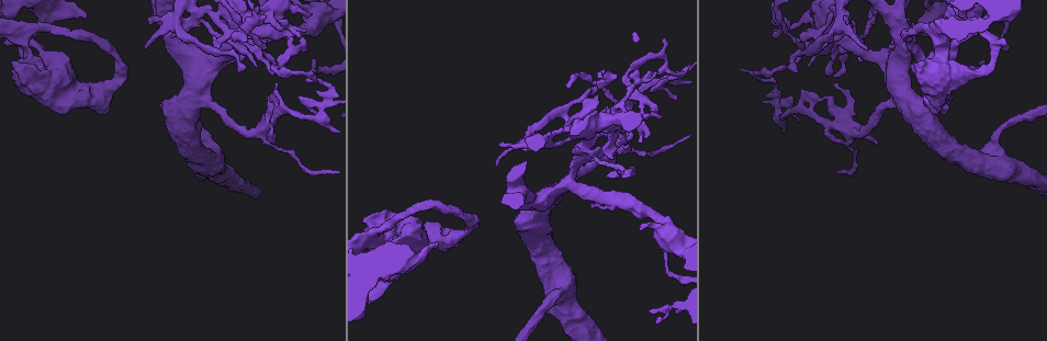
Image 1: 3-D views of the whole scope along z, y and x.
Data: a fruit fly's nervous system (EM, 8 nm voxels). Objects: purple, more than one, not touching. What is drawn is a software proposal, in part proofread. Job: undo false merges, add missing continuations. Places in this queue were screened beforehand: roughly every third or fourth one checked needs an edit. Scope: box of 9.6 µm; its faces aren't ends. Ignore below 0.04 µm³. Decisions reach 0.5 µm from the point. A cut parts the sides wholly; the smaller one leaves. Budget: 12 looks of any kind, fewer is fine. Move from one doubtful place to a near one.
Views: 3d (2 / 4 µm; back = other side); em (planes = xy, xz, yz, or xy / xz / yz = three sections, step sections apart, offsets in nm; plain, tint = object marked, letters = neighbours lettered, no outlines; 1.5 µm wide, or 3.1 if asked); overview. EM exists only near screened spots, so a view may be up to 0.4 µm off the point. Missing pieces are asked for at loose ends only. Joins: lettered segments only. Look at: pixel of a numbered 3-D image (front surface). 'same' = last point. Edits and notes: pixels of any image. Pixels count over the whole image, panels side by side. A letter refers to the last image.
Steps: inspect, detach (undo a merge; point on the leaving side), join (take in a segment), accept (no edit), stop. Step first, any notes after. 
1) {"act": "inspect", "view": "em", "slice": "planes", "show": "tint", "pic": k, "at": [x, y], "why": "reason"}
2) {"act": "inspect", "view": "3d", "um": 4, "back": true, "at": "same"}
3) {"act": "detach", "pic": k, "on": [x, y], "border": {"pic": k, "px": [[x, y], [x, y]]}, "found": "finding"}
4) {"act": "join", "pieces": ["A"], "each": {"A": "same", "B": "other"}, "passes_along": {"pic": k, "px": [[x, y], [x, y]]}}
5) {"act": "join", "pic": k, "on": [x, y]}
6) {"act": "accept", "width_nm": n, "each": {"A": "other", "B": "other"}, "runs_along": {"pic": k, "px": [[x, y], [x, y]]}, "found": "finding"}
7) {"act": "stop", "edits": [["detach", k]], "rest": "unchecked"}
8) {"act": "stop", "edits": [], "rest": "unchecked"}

{"act": "inspect", "view": "3d", "um": 4, "pic": 1, "at": [663, 116], "why": "free end"}

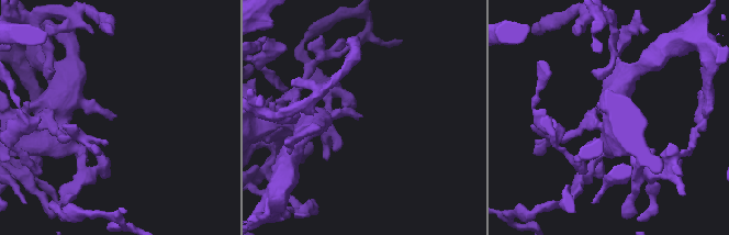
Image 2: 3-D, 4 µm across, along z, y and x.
{"act": "inspect", "view": "em", "slice": "planes", "show": "tint", "pic": 2, "at": [360, 114], "why": "shape alone is not enough"}

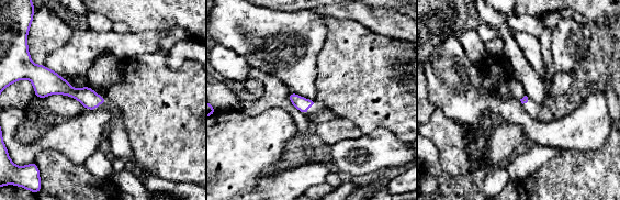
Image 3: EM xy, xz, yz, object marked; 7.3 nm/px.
{"act": "inspect", "view": "em", "slice": "planes", "show": "letters", "at": "same"}

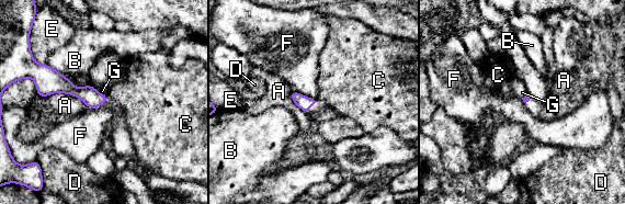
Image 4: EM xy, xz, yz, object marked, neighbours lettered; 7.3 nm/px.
{"act": "accept", "each": {"A": "other", "B": "other", "C": "other", "D": "other", "E": "other", "F": "other", "G": "other"}, "found": "none of them fits"}

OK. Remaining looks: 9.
{"act": "inspect", "view": "em", "slice": "planes", "show": "letters", "pic": 1, "at": [801, 118], "why": "thin end"}

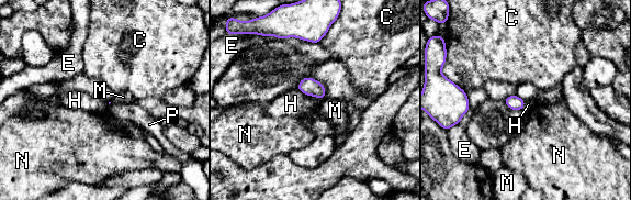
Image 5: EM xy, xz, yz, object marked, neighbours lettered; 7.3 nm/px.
{"act": "accept", "each": {"C": "other", "E": "other", "H": "other", "M": "other", "N": "other", "P": "other"}, "found": "none of them fits"}

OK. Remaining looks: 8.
{"act": "inspect", "view": "em", "slice": "planes", "show": "letters", "pic": 1, "at": [86, 18], "why": "an open end"}

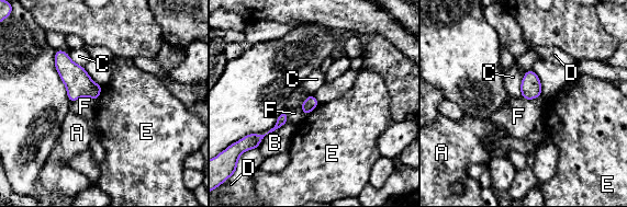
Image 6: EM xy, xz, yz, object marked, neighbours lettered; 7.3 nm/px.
{"act": "accept", "longest_contact_nm": ["B", 300], "each": {"A": "other", "B": "other", "C": "other", "D": "other", "E": "other", "F": "other"}, "found": "no lettered segment goes on from it"}

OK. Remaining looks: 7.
{"act": "inspect", "view": "3d", "um": 4, "pic": 1, "at": [52, 109], "why": "an open end"}

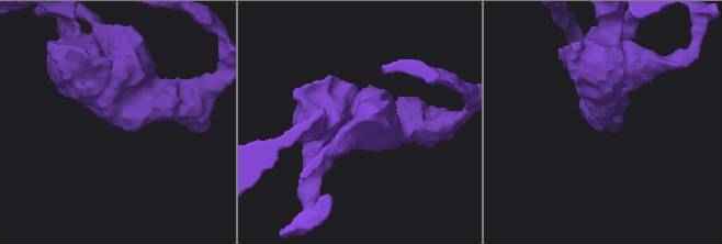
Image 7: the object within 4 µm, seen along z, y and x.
{"act": "inspect", "view": "em", "slice": "planes", "show": "letters", "pic": 7, "at": [116, 122], "why": "now the EM"}

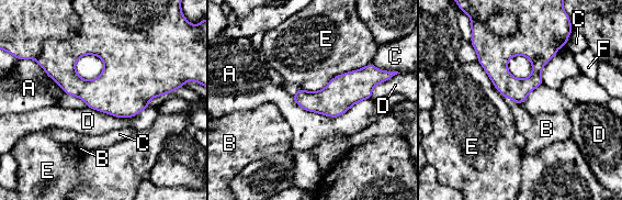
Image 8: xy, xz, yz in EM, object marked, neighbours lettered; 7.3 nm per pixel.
{"act": "accept", "each": {"A": "other", "B": "other", "C": "other", "D": "other", "E": "other", "F": "other"}, "found": "none of them fits"}

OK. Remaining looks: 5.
{"act": "inspect", "view": "em", "slice": "planes", "show": "plain", "pic": 1, "at": [821, 98]}

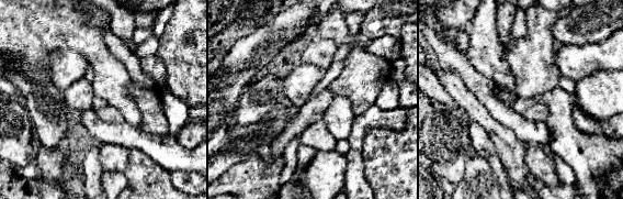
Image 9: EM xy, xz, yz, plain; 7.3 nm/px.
{"act": "inspect", "view": "em", "slice": "planes", "show": "letters", "at": "same"}

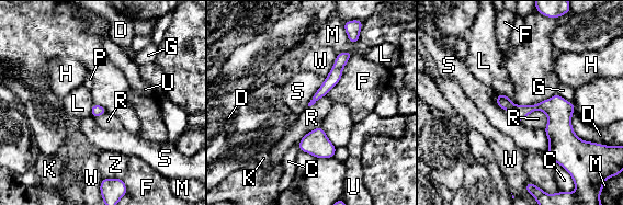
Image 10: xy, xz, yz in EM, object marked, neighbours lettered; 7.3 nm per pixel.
{"act": "accept", "each": {"C": "other", "D": "other", "F": "other", "G": "other", "H": "other", "K": "other", "L": "other", "M": "other", "P": "other", "R": "other", "S": "other", "U": "other", "W": "other", "Z": "other"}, "border": {"pic": 10, "px": [[498, 92], [518, 104]]}, "found": "one cell here"}

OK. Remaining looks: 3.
{"act": "stop", "edits": [], "rest": "unchecked"}

